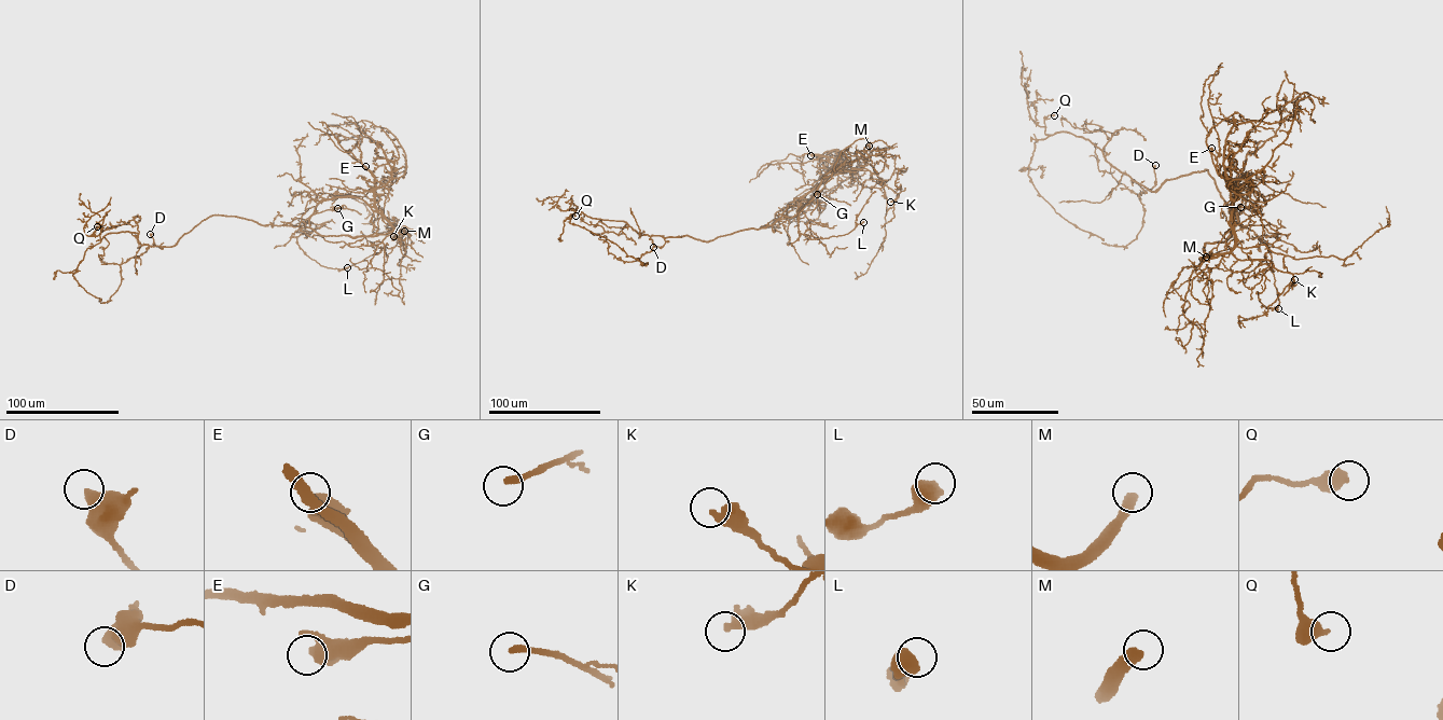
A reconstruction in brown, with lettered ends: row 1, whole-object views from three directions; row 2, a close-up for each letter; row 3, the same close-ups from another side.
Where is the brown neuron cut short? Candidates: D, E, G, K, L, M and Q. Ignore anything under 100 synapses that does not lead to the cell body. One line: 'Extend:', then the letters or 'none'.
Extend: M

